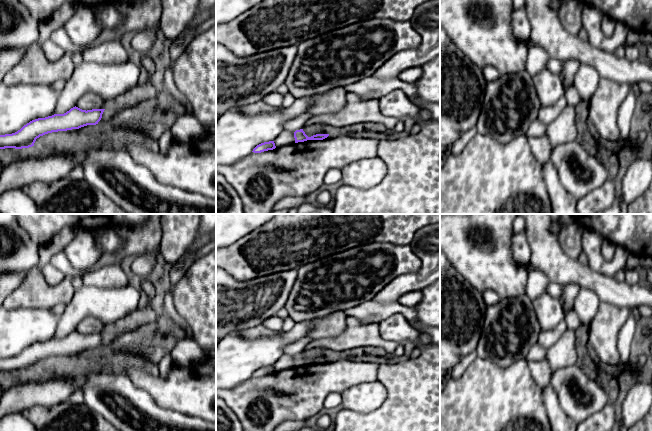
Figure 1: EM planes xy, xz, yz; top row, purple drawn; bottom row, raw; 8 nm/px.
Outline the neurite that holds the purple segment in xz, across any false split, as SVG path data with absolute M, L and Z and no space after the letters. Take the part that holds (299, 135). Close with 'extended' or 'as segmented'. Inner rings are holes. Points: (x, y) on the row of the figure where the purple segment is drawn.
M303 129L296 130L294 132L295 143L304 142L307 140L323 140L323 139L327 138L328 136L329 136L329 134L316 134L311 137L308 137L305 134L305 132L303 131Z | as segmented

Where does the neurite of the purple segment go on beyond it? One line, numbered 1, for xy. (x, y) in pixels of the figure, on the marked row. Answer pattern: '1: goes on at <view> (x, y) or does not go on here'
1: does not go on here

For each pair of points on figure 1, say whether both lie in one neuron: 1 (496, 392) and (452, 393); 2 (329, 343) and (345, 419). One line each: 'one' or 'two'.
1: one
2: two

